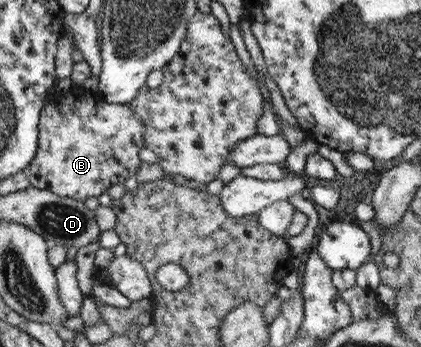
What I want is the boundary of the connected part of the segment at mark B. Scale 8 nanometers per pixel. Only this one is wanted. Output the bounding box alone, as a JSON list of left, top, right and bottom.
[27,95,145,201]

